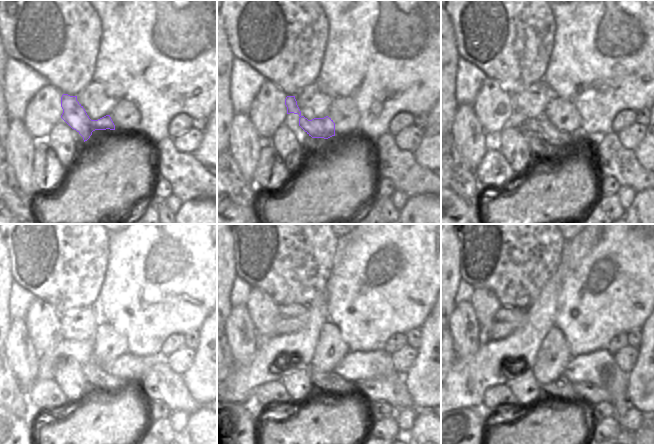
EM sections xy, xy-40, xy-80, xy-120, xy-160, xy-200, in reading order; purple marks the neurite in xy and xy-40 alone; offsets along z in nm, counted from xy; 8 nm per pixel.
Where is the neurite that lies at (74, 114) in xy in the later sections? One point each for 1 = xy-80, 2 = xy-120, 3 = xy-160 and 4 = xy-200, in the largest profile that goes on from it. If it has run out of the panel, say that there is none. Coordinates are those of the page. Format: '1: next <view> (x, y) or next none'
1: next xy-80 (541, 126)
2: next xy-120 (128, 366)
3: next xy-160 (355, 366)
4: next xy-200 (599, 368)

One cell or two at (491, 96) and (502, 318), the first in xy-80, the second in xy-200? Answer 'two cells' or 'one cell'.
two cells

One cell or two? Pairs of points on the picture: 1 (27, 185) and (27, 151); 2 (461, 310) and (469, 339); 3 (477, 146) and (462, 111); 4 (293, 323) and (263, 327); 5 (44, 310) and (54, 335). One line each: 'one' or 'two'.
1: one
2: one
3: one
4: two
5: one

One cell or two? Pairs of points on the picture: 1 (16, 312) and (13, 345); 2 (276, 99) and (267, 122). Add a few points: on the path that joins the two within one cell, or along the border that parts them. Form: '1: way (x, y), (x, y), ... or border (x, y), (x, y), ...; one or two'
1: border (11, 319), (24, 320); two
2: way (270, 105), (267, 116); one

